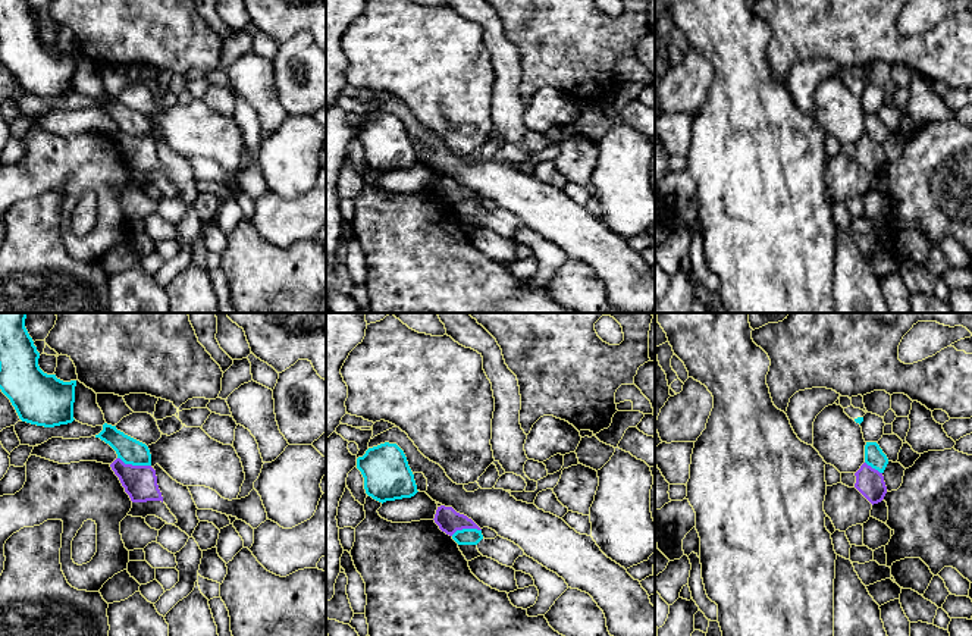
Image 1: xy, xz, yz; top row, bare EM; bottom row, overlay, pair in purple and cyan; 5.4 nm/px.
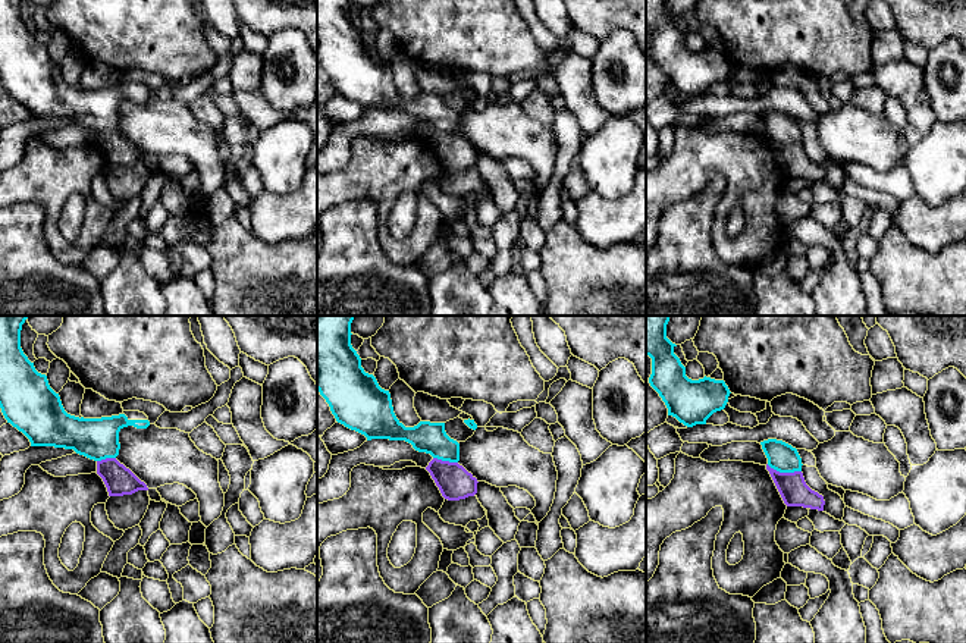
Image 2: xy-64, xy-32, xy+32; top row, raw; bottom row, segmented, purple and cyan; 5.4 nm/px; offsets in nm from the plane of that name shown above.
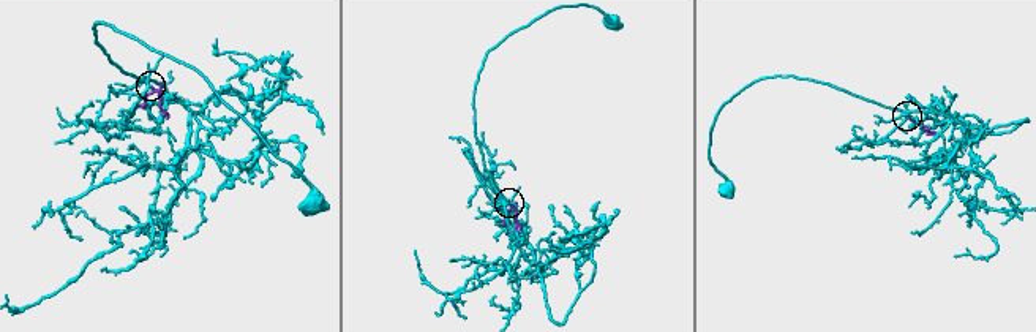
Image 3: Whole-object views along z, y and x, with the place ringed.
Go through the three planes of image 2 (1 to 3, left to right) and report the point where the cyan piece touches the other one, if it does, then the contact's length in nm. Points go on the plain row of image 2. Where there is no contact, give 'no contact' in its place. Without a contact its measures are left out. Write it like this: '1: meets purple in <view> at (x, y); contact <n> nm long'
1: meets purple in xy-64 at (106, 129); contact 110 nm long
2: meets purple in xy-32 at (445, 132); contact 140 nm long
3: meets purple in xy+32 at (784, 144); contact 200 nm long

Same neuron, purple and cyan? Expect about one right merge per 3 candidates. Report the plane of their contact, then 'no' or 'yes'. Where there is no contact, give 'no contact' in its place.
xy | no

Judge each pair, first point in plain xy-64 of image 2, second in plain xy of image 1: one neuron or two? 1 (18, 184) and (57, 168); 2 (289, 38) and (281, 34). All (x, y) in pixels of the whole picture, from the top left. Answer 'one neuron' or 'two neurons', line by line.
1: one neuron
2: two neurons

